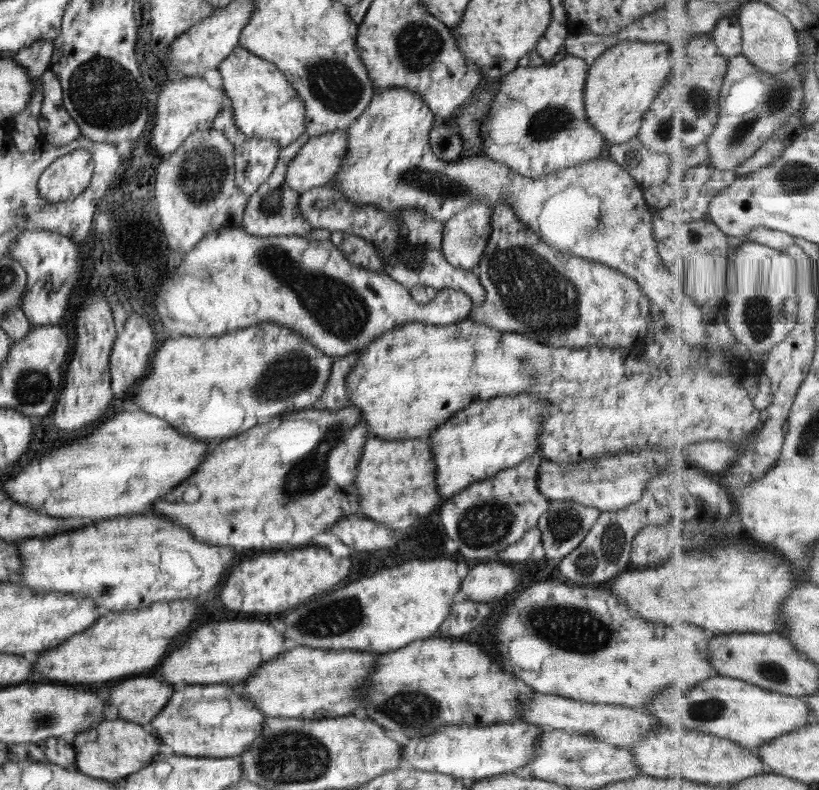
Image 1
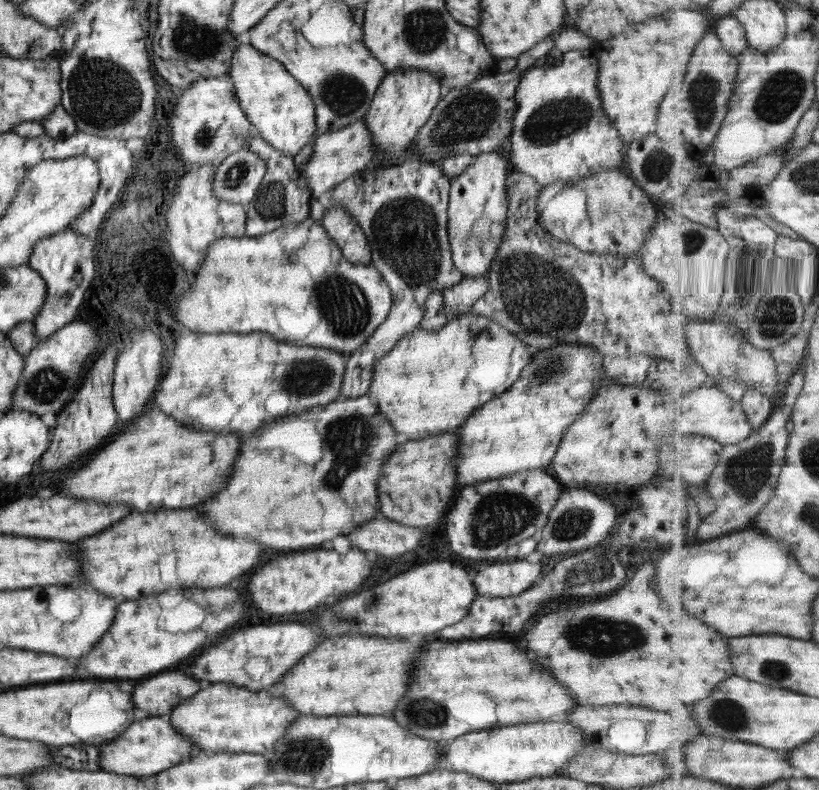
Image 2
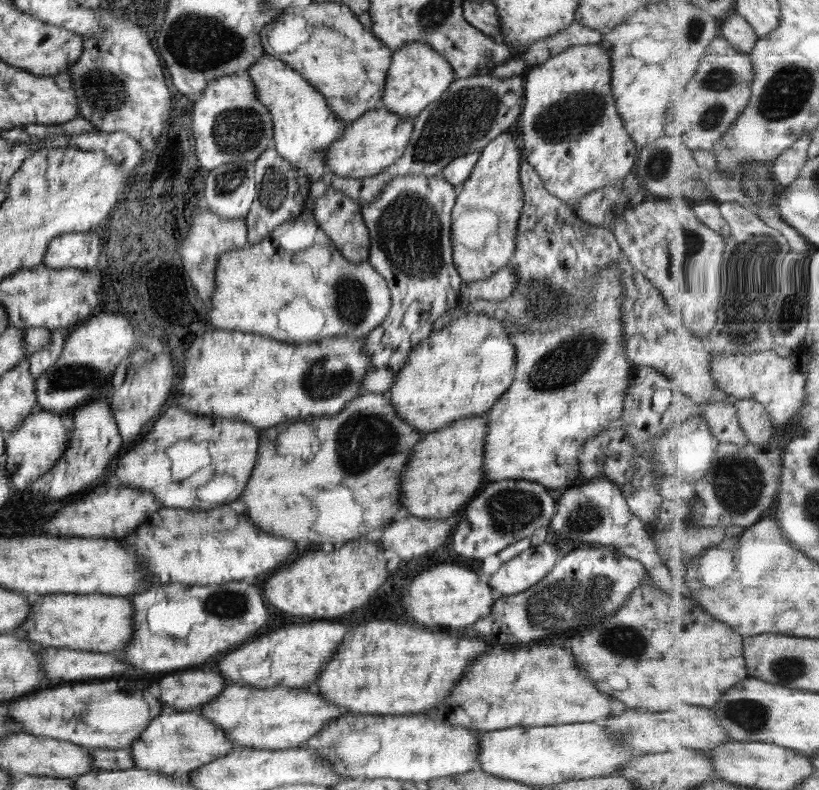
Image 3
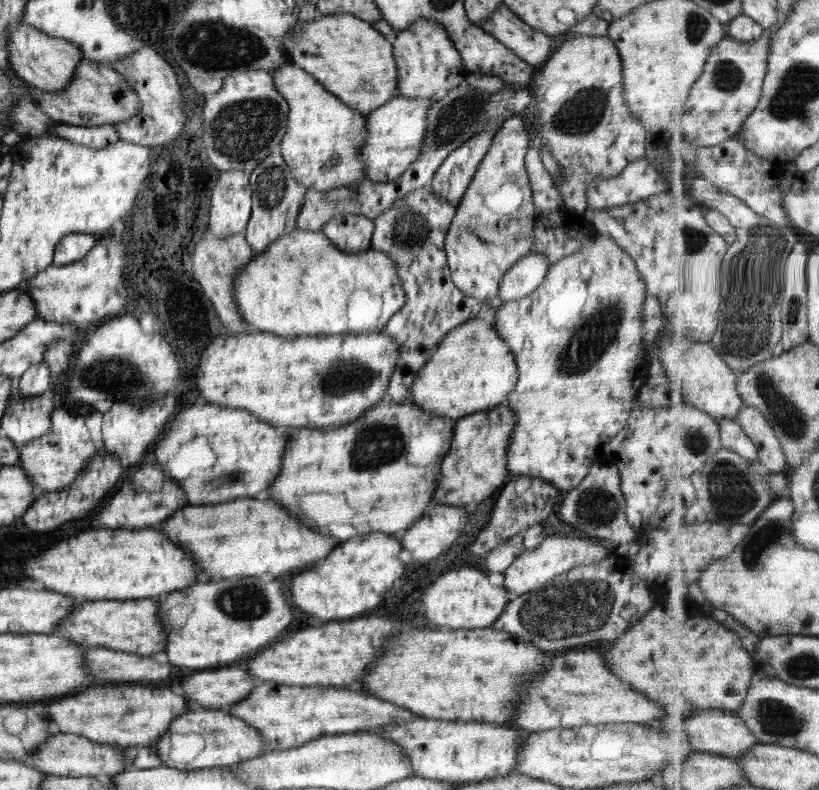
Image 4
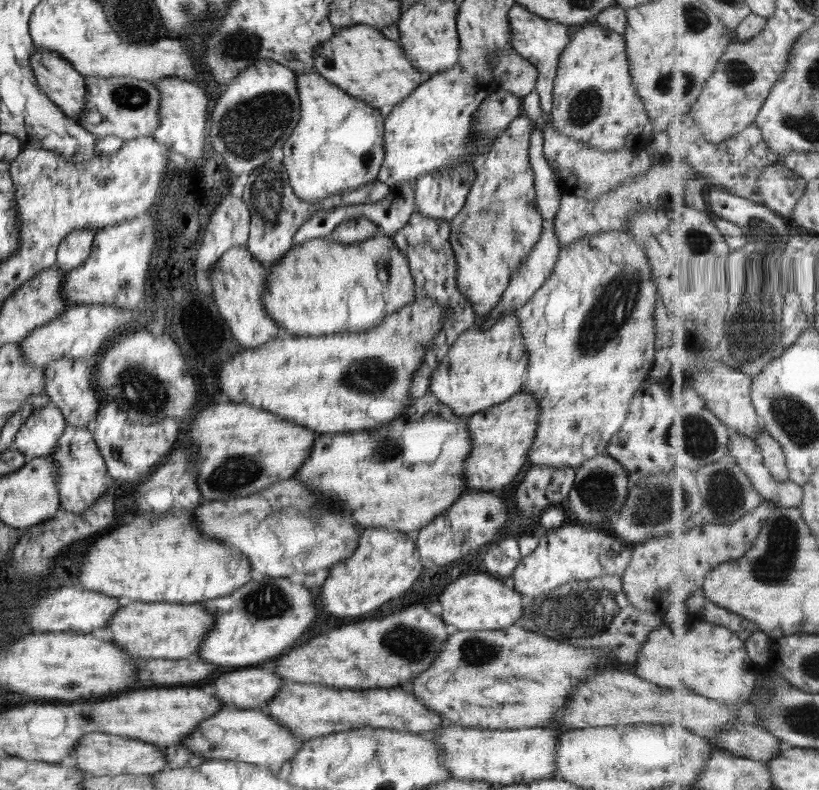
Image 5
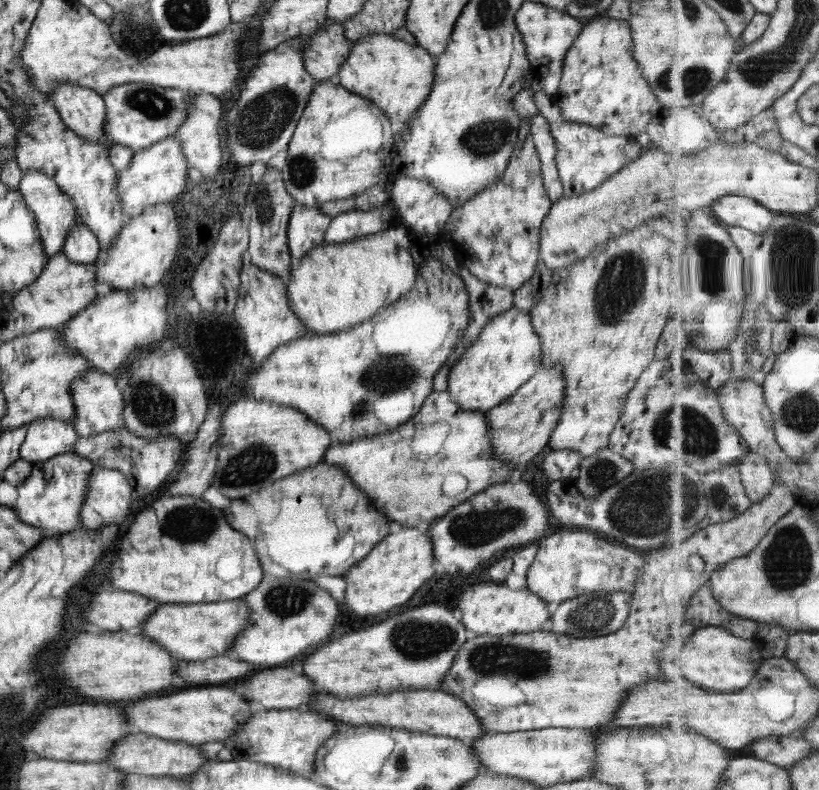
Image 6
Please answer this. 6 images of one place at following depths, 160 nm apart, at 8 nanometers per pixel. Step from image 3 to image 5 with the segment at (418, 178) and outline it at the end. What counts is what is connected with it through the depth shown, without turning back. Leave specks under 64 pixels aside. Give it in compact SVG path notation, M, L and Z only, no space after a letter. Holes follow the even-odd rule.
M413 208L408 221L394 232L389 238L408 260L408 268L414 284L414 298L433 300L435 306L445 310L445 317L441 321L441 331L435 339L426 346L421 367L413 373L409 394L411 399L419 398L428 393L428 384L431 373L437 369L437 364L449 350L457 336L466 329L473 328L473 320L477 315L473 312L469 300L457 290L456 262L449 239L449 225L447 220L434 218L432 215L423 216Z

